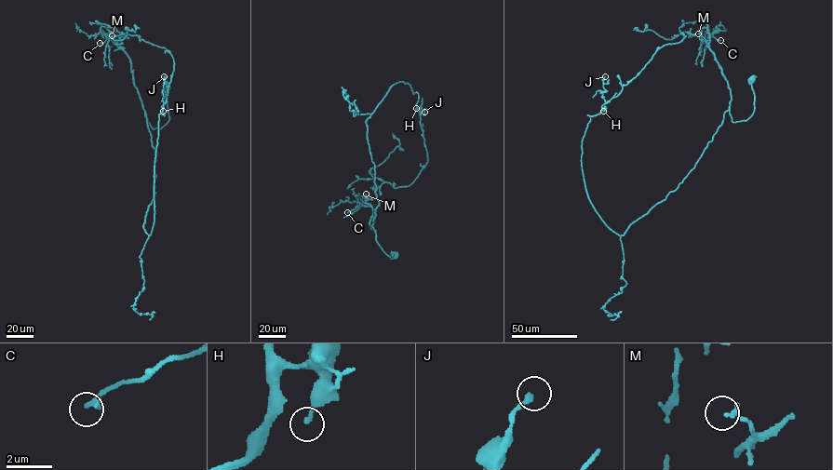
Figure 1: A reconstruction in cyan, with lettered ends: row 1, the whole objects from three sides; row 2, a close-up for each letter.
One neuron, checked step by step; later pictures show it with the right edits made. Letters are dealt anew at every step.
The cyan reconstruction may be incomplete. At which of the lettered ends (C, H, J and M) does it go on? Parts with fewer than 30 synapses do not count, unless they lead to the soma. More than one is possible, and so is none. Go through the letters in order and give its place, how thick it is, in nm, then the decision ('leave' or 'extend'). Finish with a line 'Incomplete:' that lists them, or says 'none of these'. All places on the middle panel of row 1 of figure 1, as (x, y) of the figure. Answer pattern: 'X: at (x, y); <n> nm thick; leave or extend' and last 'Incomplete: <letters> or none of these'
C: at (347, 212); 240 nm thick; leave
H: at (416, 108); 190 nm thick; leave
J: at (424, 112); 200 nm thick; leave
M: at (366, 194); 150 nm thick; leave
Incomplete: none of these

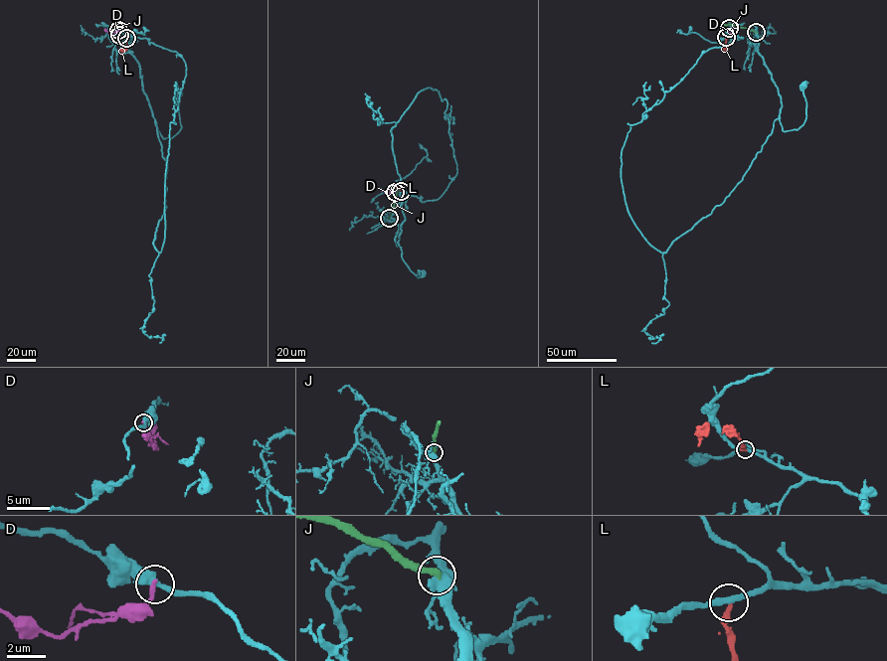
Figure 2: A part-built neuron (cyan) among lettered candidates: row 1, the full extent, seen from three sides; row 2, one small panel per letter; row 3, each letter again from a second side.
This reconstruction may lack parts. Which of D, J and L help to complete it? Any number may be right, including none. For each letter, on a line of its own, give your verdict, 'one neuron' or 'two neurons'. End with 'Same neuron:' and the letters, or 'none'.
D: two neurons
J: two neurons
L: two neurons
Same neuron: none

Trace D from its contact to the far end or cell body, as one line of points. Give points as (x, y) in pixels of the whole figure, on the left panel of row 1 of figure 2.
D: (118, 29), (110, 34), (104, 29)

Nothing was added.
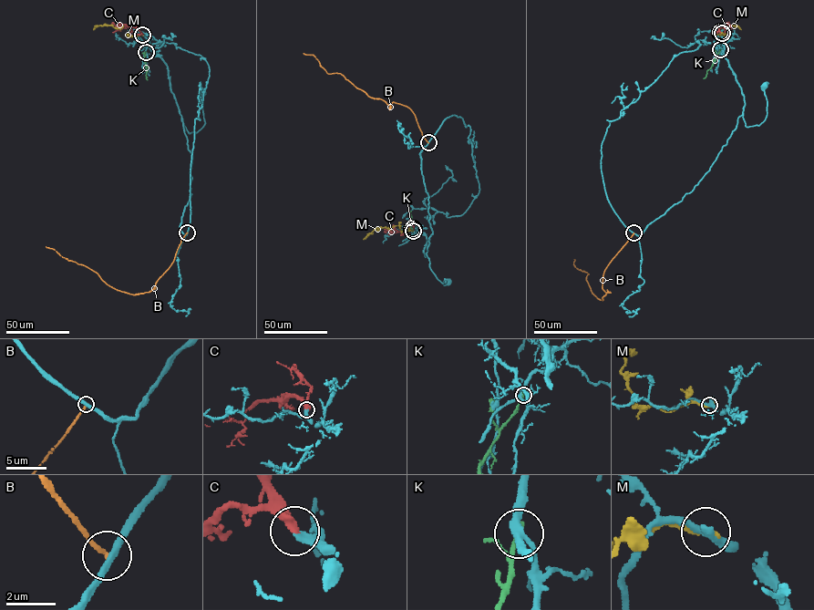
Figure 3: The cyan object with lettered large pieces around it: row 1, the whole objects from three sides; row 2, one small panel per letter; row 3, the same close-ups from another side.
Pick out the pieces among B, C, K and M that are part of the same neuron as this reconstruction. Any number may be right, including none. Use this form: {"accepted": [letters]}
{"accepted": ["C"]}

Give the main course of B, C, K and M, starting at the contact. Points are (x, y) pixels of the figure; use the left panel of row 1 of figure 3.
B: (187, 232), (174, 260), (153, 289), (133, 294), (117, 290), (93, 271), (46, 246)
C: (142, 35), (128, 25), (118, 27), (110, 24)
K: (145, 52), (148, 79)
M: (142, 35), (128, 36), (122, 27), (116, 28), (111, 25), (97, 25), (93, 29)

